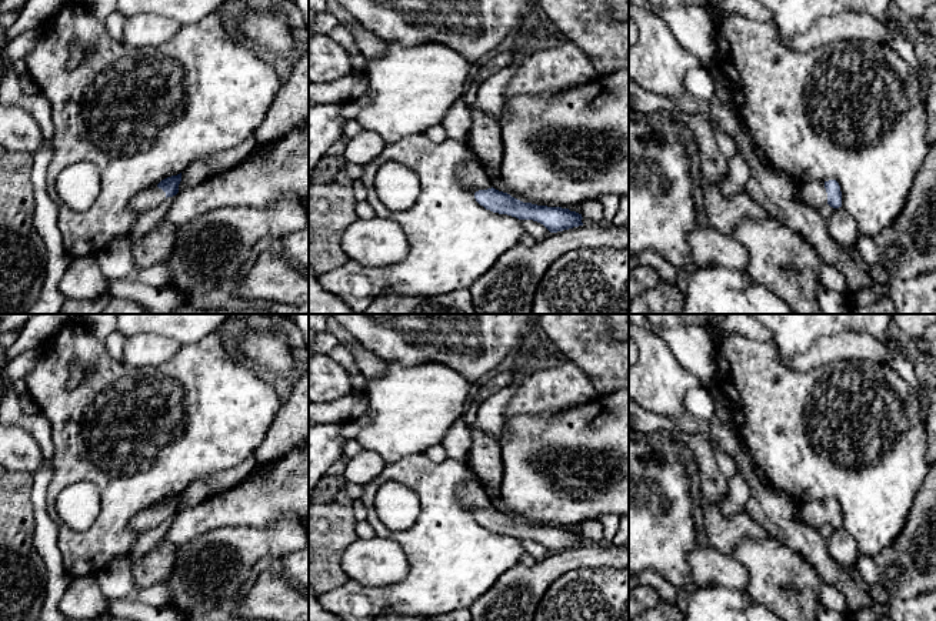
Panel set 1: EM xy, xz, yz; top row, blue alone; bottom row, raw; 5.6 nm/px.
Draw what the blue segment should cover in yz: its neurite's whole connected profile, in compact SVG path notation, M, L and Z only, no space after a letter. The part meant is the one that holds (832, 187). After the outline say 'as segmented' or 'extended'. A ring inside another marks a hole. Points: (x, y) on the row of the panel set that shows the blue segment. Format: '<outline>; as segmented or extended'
M836 180L799 184L796 197L817 210L825 204L829 204L833 208L842 207L842 191Z; extended

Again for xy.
M181 173L161 180L157 186L140 191L129 203L129 210L139 218L140 216L156 210L167 197L179 193Z; extended

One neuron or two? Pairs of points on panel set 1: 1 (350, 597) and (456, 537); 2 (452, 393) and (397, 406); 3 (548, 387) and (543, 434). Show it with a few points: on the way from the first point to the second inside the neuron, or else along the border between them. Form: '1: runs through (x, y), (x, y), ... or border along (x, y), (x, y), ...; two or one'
1: runs through (377, 597), (399, 597), (432, 564); one
2: runs through (439, 394), (410, 406); one
3: border along (578, 406), (556, 413), (518, 414), (512, 418); two

